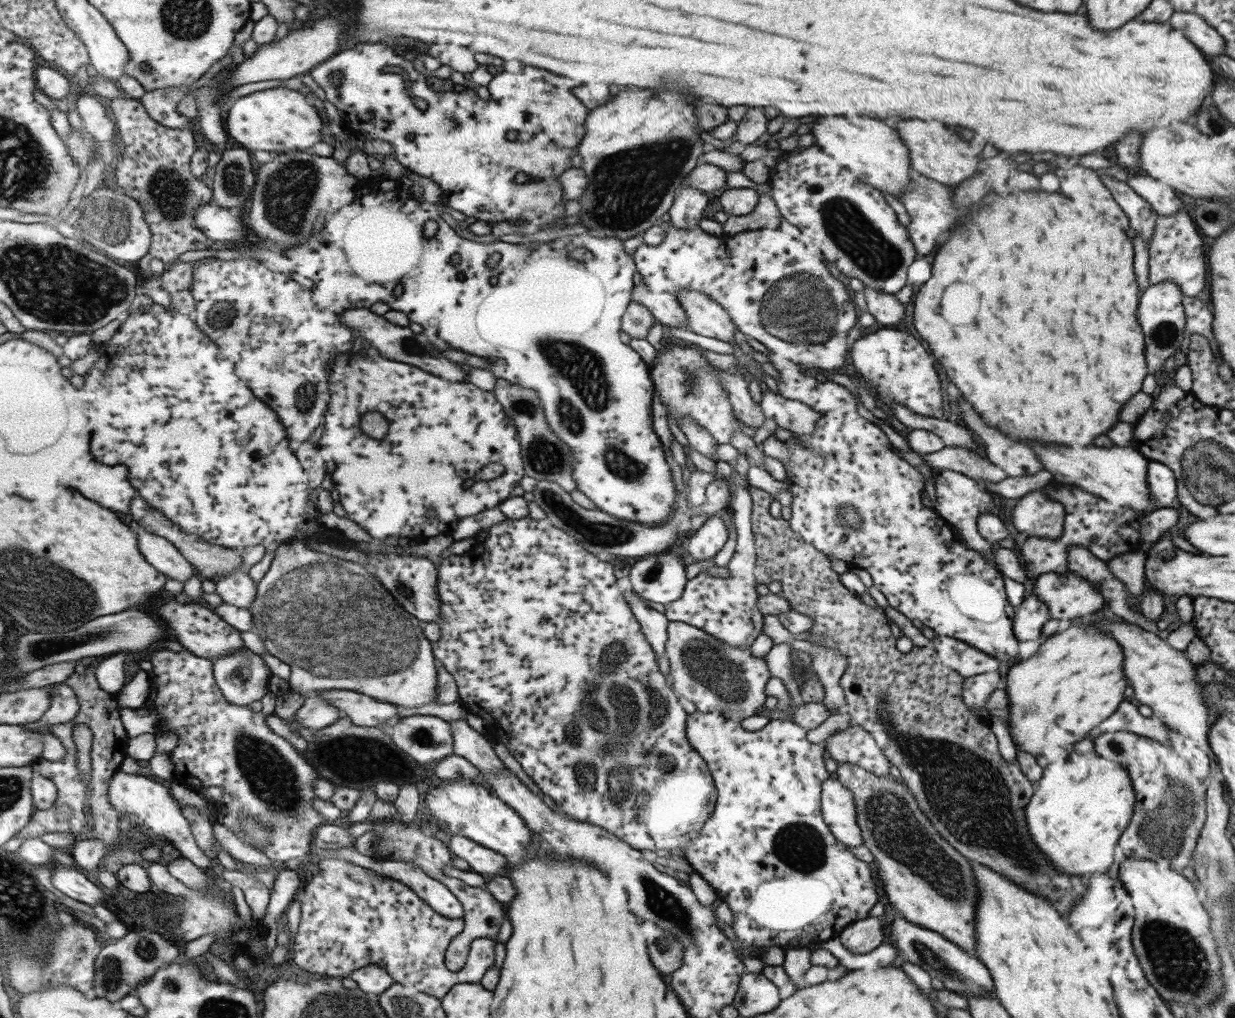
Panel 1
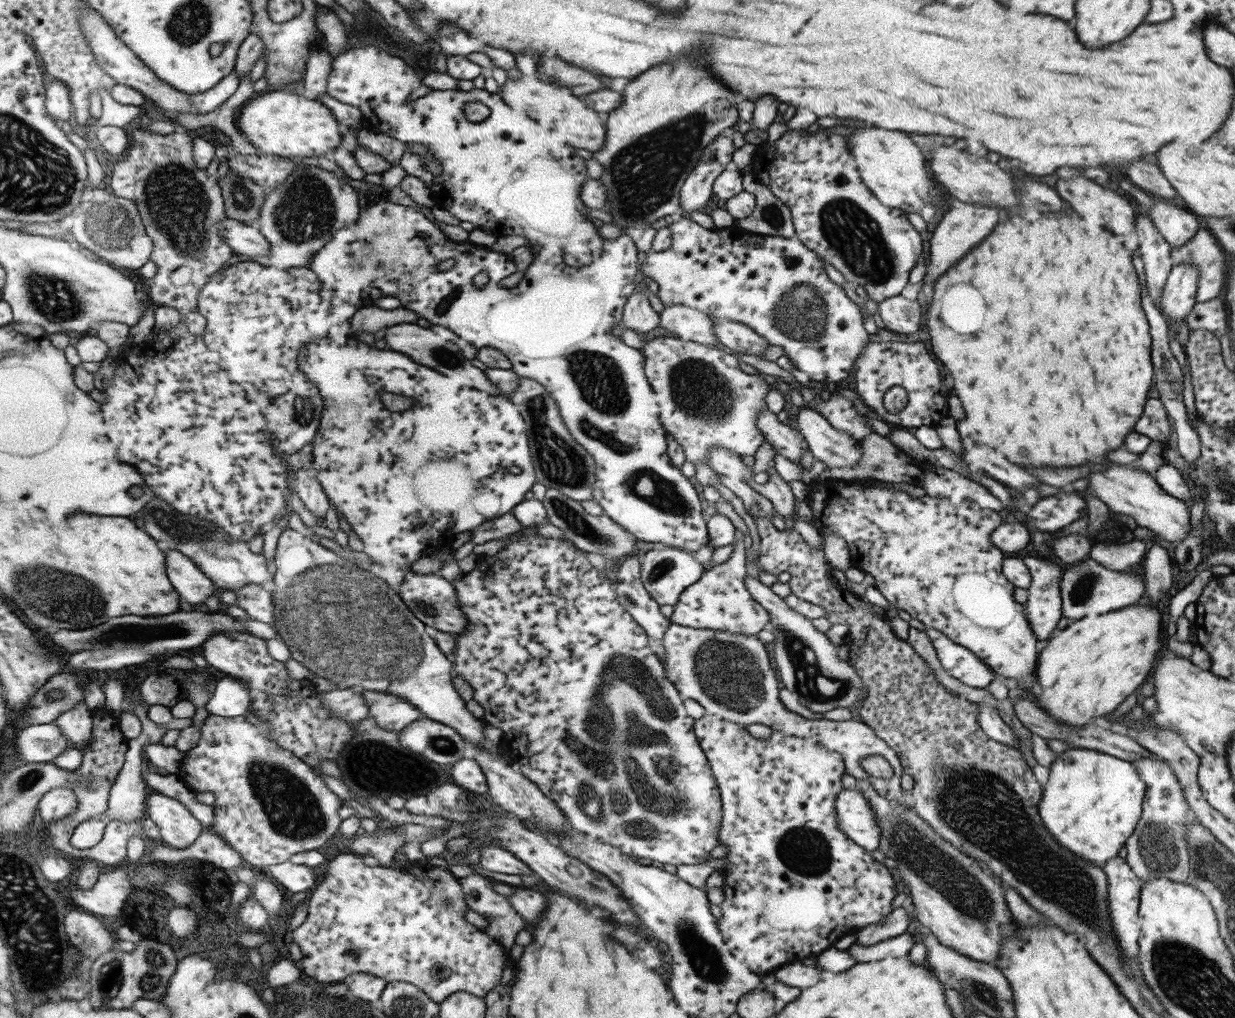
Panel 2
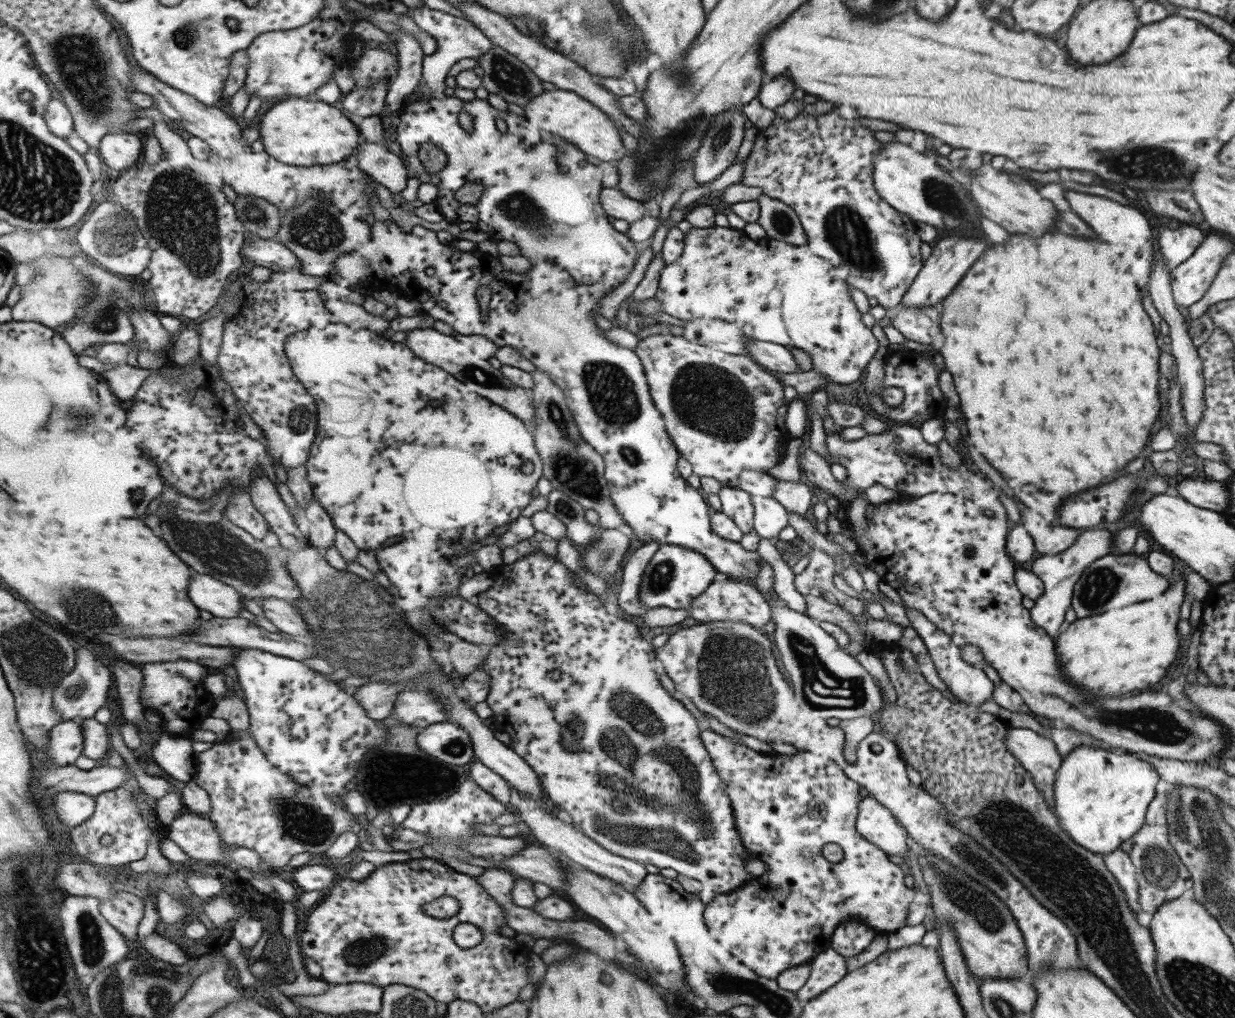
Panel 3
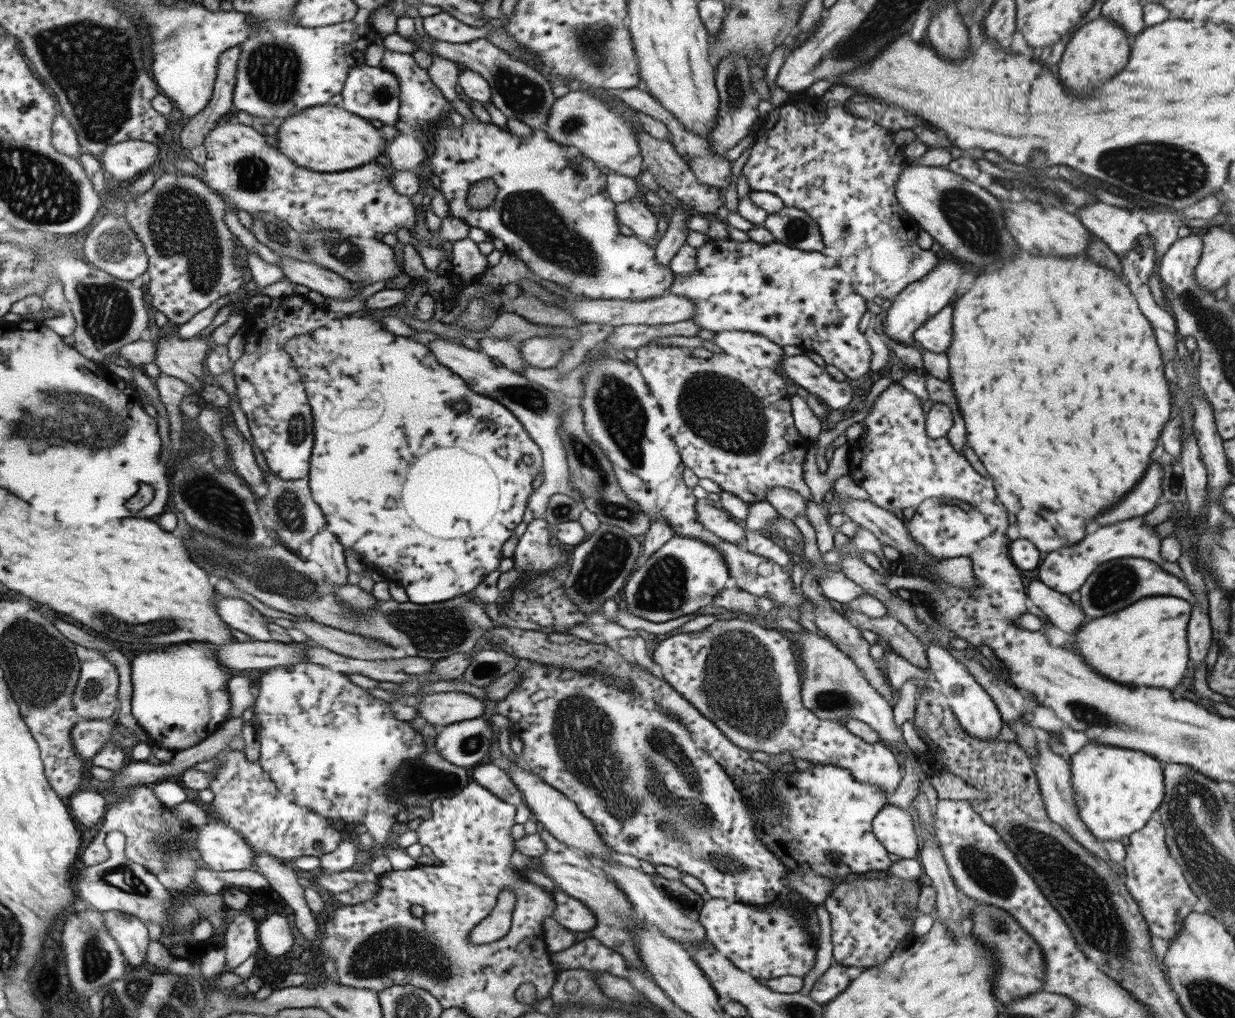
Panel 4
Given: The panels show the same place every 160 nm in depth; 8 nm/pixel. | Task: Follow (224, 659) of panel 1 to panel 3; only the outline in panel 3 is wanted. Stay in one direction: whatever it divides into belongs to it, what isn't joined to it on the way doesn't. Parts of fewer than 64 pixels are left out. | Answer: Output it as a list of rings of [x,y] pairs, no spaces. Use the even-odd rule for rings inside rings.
[[[228,693],[222,698],[215,697],[215,708],[213,708],[211,716],[227,720],[233,732],[250,732],[252,718],[250,717],[246,700],[241,700],[237,694]]]

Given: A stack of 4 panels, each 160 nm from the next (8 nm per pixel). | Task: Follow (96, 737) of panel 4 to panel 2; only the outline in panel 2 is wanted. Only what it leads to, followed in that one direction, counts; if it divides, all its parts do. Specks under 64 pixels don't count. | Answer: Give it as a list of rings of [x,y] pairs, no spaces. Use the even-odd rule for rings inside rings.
[[[40,724],[29,725],[24,729],[21,729],[14,738],[15,752],[18,753],[21,760],[25,760],[28,763],[53,763],[54,760],[62,755],[68,748],[71,748],[69,740],[64,732],[57,726],[57,724]]]

